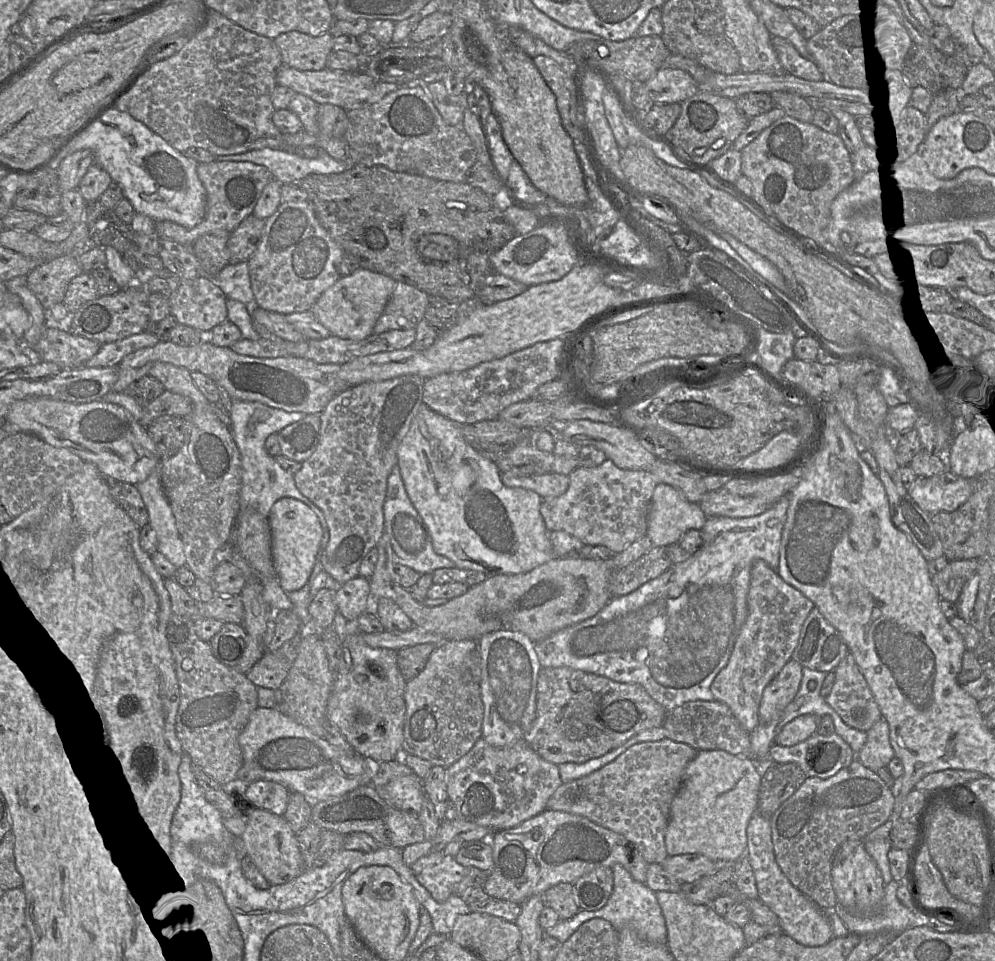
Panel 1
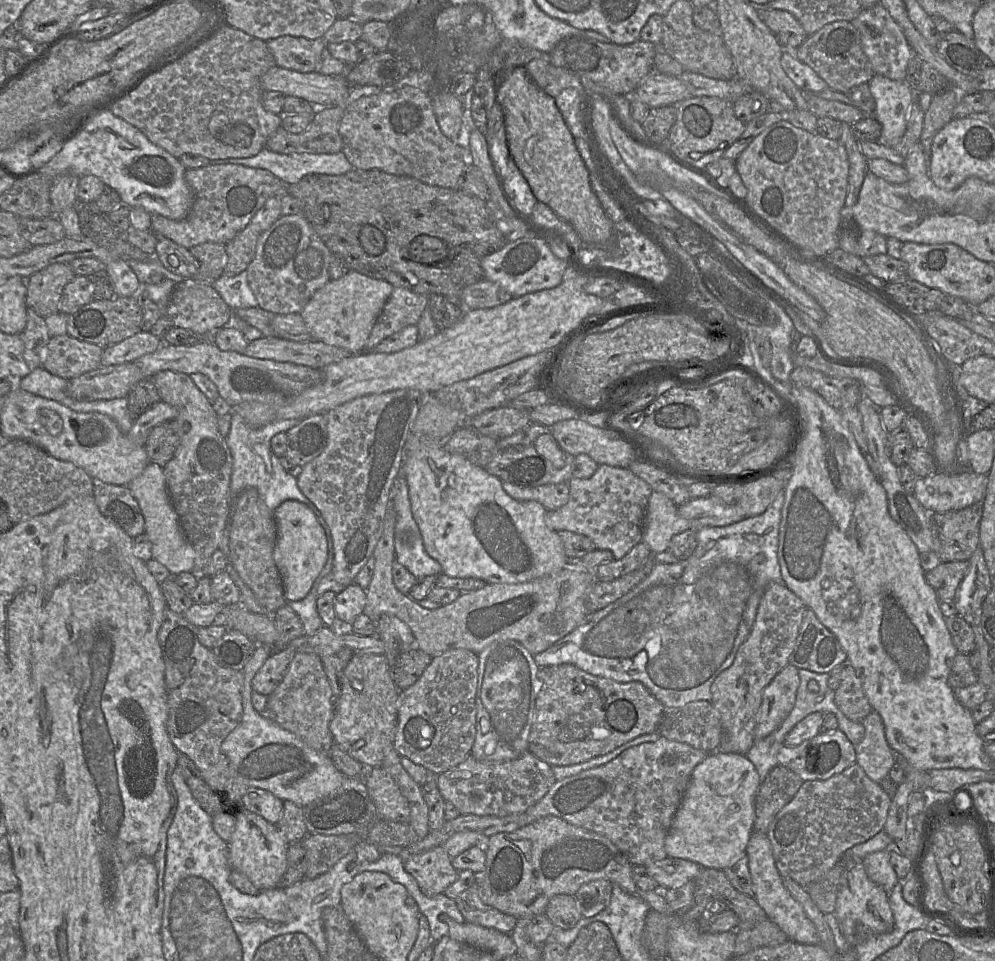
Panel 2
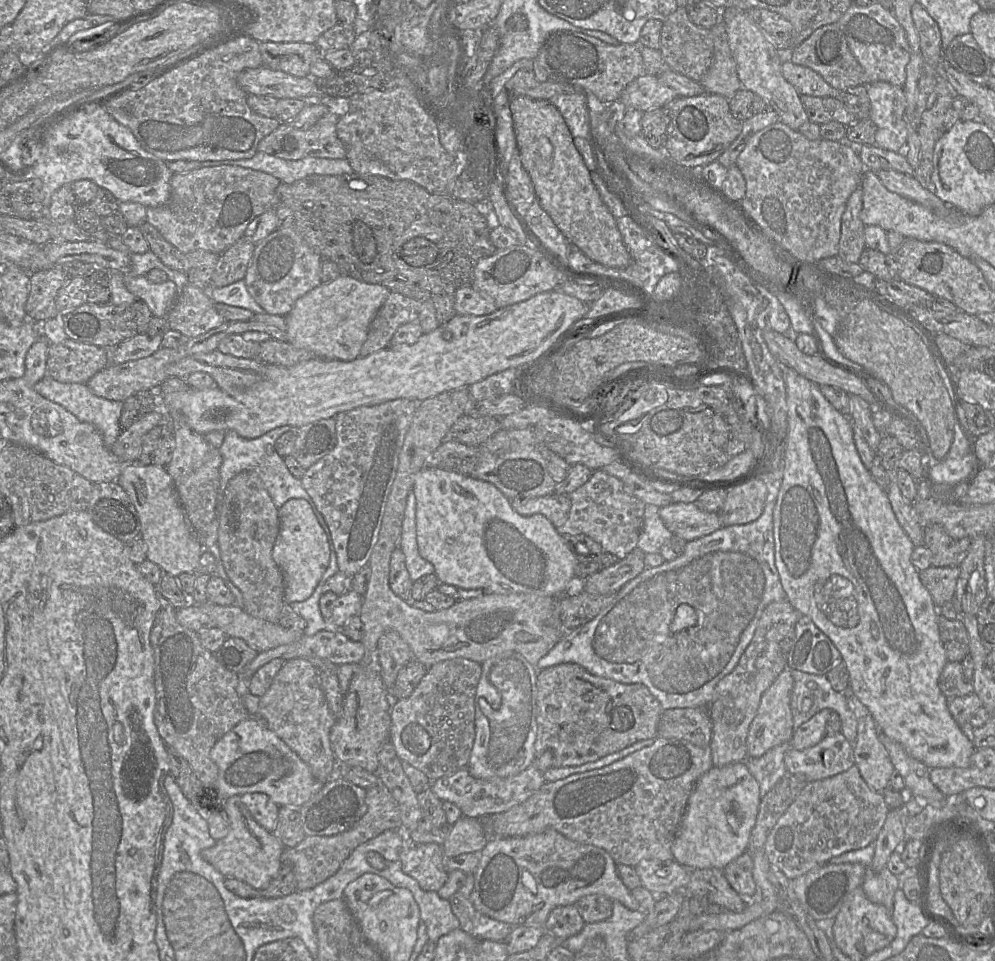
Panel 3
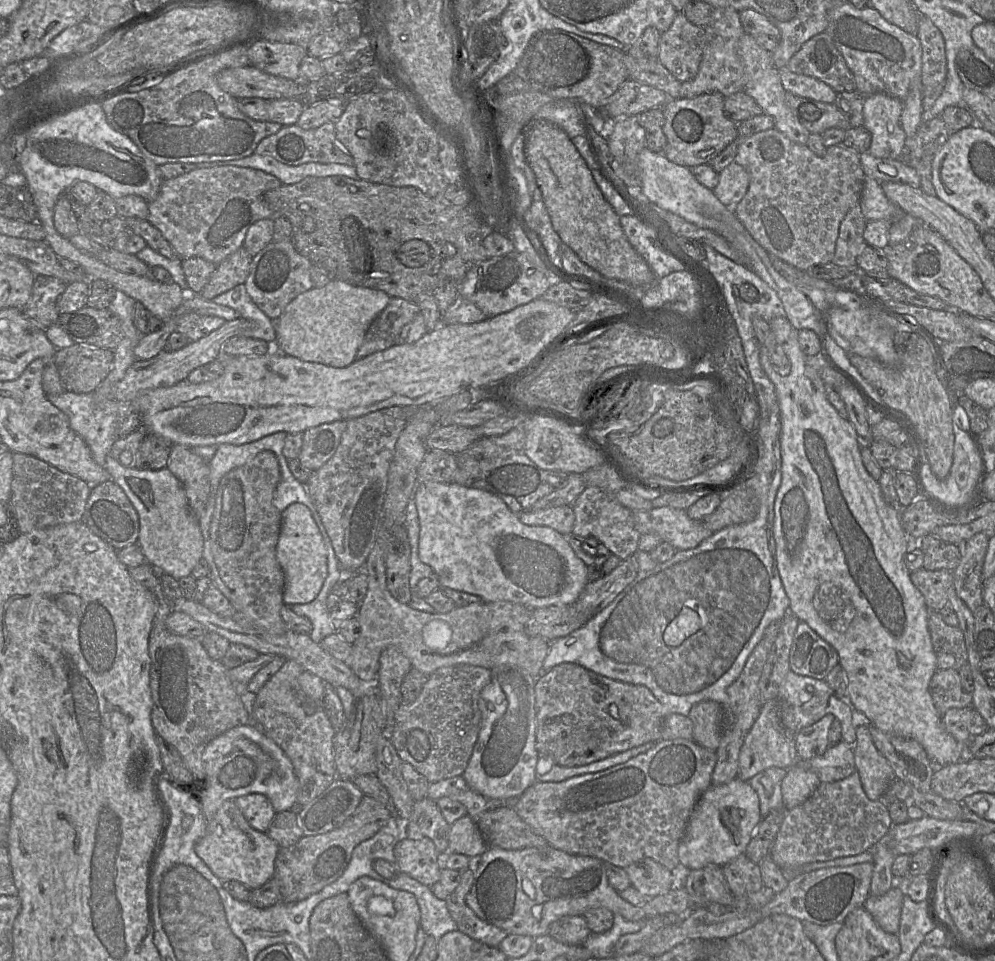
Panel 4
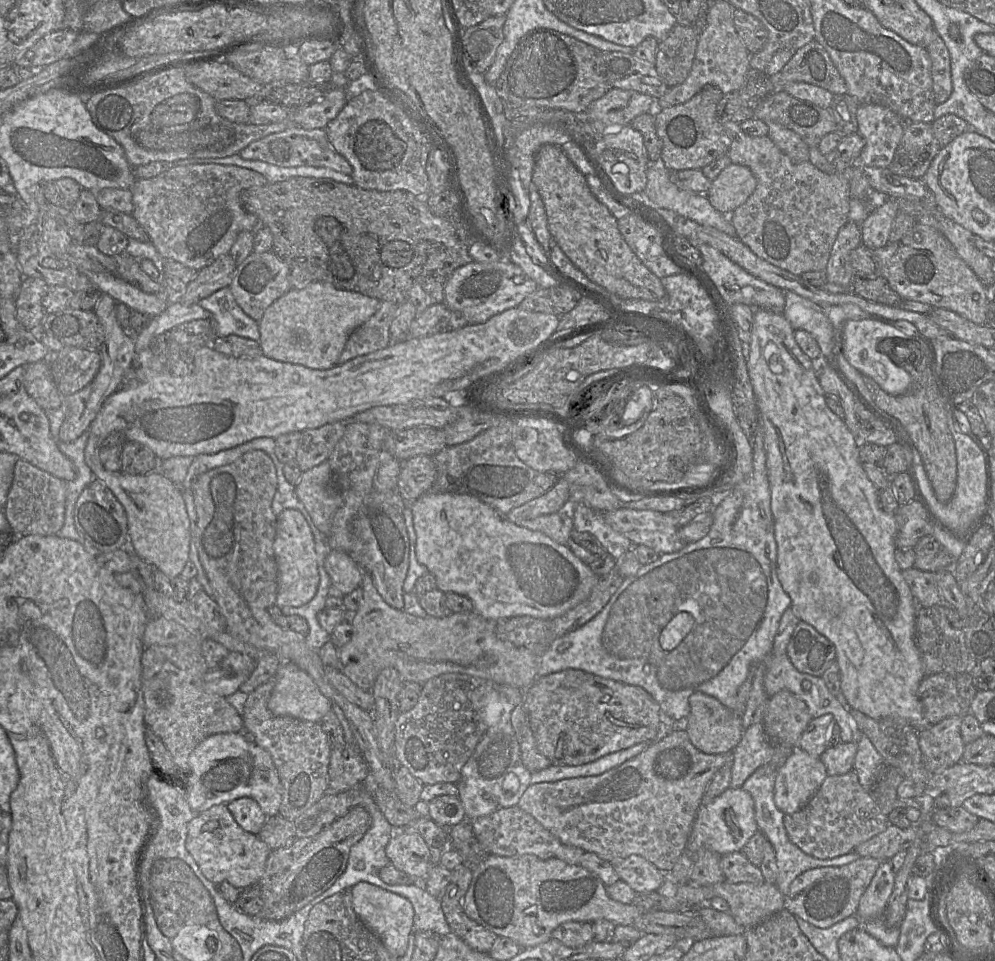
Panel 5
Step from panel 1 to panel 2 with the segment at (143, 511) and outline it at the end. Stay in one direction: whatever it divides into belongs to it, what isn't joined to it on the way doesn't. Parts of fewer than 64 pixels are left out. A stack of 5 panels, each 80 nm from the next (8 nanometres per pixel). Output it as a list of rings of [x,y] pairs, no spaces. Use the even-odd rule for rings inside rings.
[[[93,481],[93,497],[100,513],[129,537],[144,533],[145,521],[138,502],[124,485]]]

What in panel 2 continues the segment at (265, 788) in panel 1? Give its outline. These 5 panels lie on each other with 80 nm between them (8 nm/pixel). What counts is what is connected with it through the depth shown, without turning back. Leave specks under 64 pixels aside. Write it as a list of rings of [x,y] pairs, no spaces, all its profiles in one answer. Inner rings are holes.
[[[248,787],[240,805],[247,811],[261,816],[269,823],[277,825],[281,819],[284,801],[267,790]]]

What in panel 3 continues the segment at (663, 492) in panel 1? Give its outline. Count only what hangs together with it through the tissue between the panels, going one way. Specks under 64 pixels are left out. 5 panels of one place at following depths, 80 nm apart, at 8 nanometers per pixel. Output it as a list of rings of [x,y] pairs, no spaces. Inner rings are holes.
[[[652,504],[645,506],[644,524],[637,544],[645,554],[659,553],[662,545],[674,536],[661,519],[659,508]]]

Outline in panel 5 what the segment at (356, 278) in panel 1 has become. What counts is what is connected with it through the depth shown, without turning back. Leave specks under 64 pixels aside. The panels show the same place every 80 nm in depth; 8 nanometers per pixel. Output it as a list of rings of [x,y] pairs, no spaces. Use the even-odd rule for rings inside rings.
[[[313,282],[306,288],[290,289],[269,306],[258,323],[262,354],[268,358],[317,370],[335,367],[350,335],[368,321],[382,302],[363,294],[340,290],[327,282]]]

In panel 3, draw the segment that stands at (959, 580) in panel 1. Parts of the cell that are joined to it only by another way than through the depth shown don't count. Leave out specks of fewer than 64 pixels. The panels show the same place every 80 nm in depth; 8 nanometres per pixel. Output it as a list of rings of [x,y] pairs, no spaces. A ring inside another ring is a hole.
[[[957,566],[935,567],[919,571],[919,578],[937,608],[952,601],[960,569]]]

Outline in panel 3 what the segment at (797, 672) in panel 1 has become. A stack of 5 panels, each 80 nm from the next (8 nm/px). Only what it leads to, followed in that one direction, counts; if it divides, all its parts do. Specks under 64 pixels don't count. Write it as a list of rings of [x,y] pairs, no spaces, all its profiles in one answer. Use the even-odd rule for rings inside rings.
[[[786,668],[783,670],[761,697],[757,714],[748,731],[746,740],[747,757],[759,758],[771,748],[783,743],[789,743],[793,736],[793,717],[790,701],[794,680],[790,670],[793,669]]]

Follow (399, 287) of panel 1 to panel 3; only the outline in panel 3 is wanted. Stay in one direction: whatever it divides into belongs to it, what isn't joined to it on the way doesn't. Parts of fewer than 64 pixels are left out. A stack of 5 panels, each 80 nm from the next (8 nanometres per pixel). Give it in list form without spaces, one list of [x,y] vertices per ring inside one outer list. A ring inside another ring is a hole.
[[[391,292],[369,327],[360,356],[366,357],[388,348],[400,326],[418,320],[422,304],[422,300]]]

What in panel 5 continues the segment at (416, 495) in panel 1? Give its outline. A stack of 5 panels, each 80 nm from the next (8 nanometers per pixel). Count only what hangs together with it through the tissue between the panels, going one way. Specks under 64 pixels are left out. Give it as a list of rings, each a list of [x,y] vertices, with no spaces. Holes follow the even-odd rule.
[[[427,492],[412,503],[414,527],[417,535],[416,558],[419,563],[426,566],[430,574],[436,578],[437,588],[444,593],[454,592],[467,596],[474,603],[474,611],[487,620],[503,621],[516,616],[532,616],[541,619],[554,619],[569,609],[584,601],[591,593],[599,580],[589,565],[581,561],[567,545],[557,543],[539,531],[533,531],[515,524],[501,515],[494,508],[478,498],[467,494],[433,493]]]

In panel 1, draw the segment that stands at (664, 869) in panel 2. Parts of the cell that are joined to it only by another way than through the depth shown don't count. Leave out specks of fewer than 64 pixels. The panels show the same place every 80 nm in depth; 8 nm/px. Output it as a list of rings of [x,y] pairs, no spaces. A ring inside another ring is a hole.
[[[701,854],[667,856],[662,867],[681,884],[692,883],[703,876],[716,873],[718,864]]]

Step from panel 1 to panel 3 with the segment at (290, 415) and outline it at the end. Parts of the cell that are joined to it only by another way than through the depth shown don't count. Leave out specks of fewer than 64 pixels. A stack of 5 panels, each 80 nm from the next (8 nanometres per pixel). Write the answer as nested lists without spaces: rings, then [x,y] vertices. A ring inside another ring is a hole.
[[[281,426],[275,428],[264,435],[254,438],[246,439],[239,436],[235,431],[229,430],[225,433],[224,441],[219,448],[222,456],[222,465],[220,467],[220,484],[219,494],[223,494],[228,482],[238,473],[244,470],[255,470],[262,479],[273,503],[279,509],[285,502],[293,498],[304,499],[311,506],[313,512],[317,514],[317,520],[322,526],[328,541],[329,549],[334,548],[332,537],[323,516],[317,510],[314,502],[302,486],[301,480],[295,478],[288,470],[284,458],[281,457],[275,450],[276,440],[284,433],[296,430],[292,426]]]

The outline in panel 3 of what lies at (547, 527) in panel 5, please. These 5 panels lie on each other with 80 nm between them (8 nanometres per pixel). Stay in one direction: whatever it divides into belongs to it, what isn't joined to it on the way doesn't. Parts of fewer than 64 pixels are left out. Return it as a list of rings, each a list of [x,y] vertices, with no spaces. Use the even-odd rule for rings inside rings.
[[[550,494],[534,498],[514,498],[512,507],[522,516],[542,514],[555,526],[563,525],[570,512],[570,494]]]

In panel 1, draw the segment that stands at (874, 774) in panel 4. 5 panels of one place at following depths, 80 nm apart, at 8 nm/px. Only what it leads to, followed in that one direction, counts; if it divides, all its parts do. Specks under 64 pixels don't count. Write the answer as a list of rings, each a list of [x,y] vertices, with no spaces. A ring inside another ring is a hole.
[[[881,718],[867,731],[867,741],[862,749],[855,753],[856,759],[874,772],[882,767],[887,767],[895,756],[889,733],[887,721]]]

